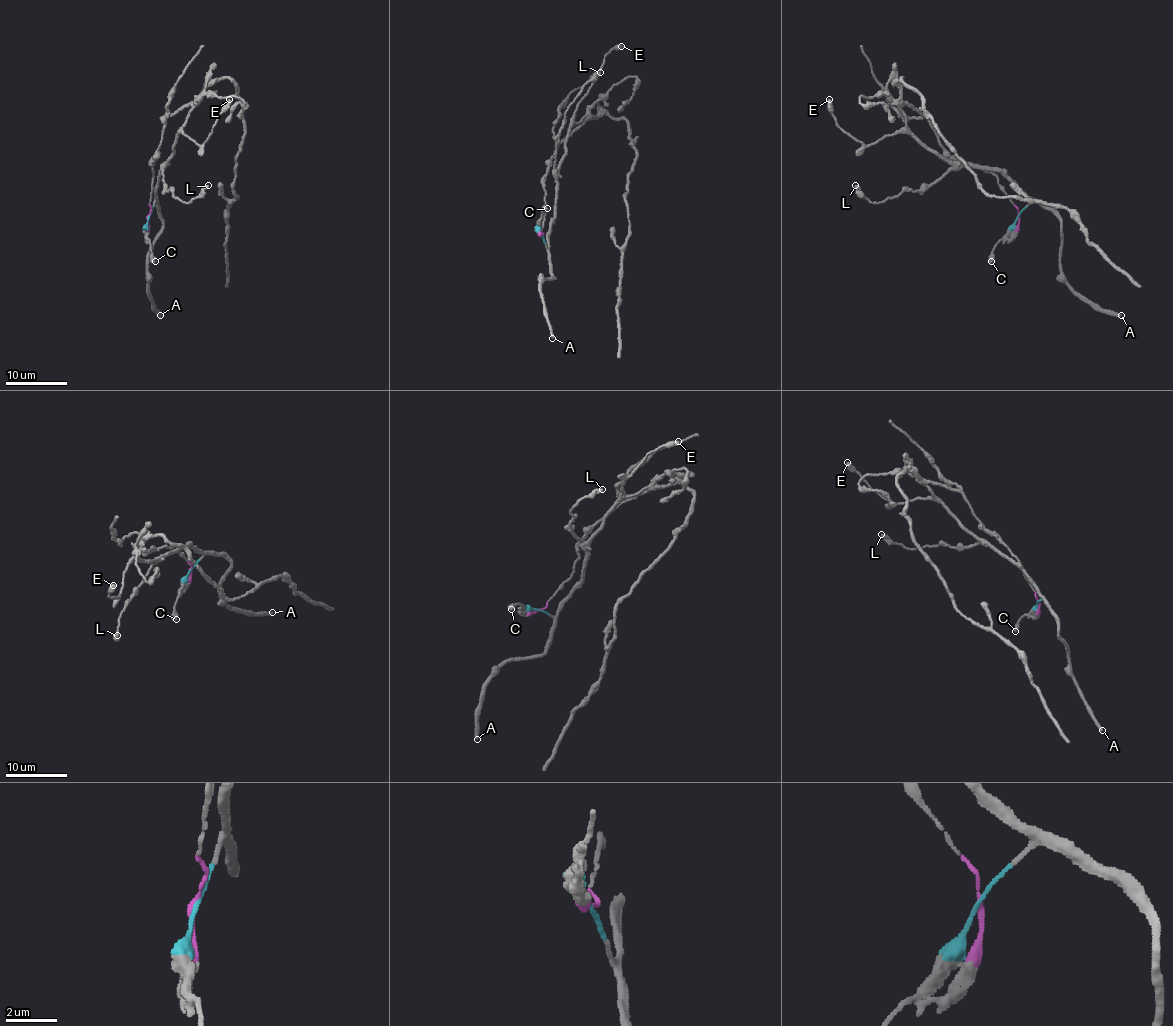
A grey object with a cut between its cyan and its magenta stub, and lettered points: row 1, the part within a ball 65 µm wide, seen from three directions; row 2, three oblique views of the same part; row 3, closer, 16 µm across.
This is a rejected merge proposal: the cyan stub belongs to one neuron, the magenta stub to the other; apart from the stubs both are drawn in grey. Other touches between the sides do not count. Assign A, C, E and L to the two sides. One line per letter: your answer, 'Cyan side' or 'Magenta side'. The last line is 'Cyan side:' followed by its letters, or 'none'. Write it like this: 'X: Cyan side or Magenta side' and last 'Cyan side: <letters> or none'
A: Cyan side
C: Cyan side
E: Cyan side
L: Cyan side
Cyan side: A, C, E, L

